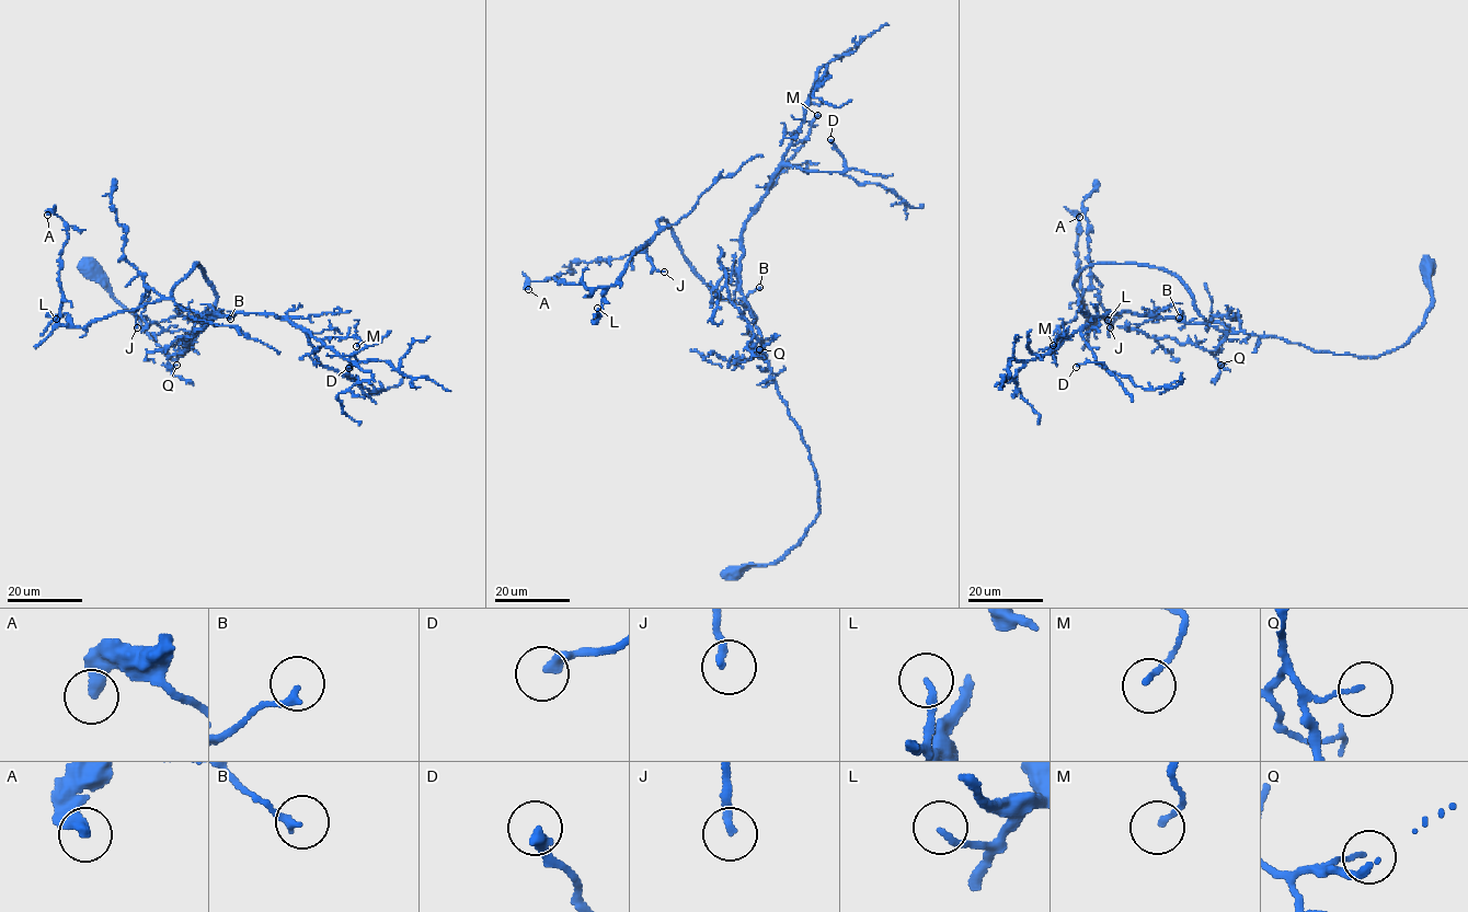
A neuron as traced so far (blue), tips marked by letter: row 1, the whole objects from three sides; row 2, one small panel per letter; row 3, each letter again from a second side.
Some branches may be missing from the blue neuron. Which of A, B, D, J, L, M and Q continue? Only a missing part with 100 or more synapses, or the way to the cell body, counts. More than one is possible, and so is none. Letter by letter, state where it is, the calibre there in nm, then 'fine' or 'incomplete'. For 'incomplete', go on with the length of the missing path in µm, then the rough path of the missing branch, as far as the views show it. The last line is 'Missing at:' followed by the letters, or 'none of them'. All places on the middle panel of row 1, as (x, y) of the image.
A: at (528, 289); 340 nm thick; fine
B: at (759, 287); 190 nm thick; fine
D: at (830, 139); 320 nm thick; fine
J: at (664, 272); 200 nm thick; fine
L: at (597, 308); 180 nm thick; fine
M: at (817, 115); 130 nm thick; fine
Q: at (759, 349); 100 nm thick; fine
Missing at: none of them

